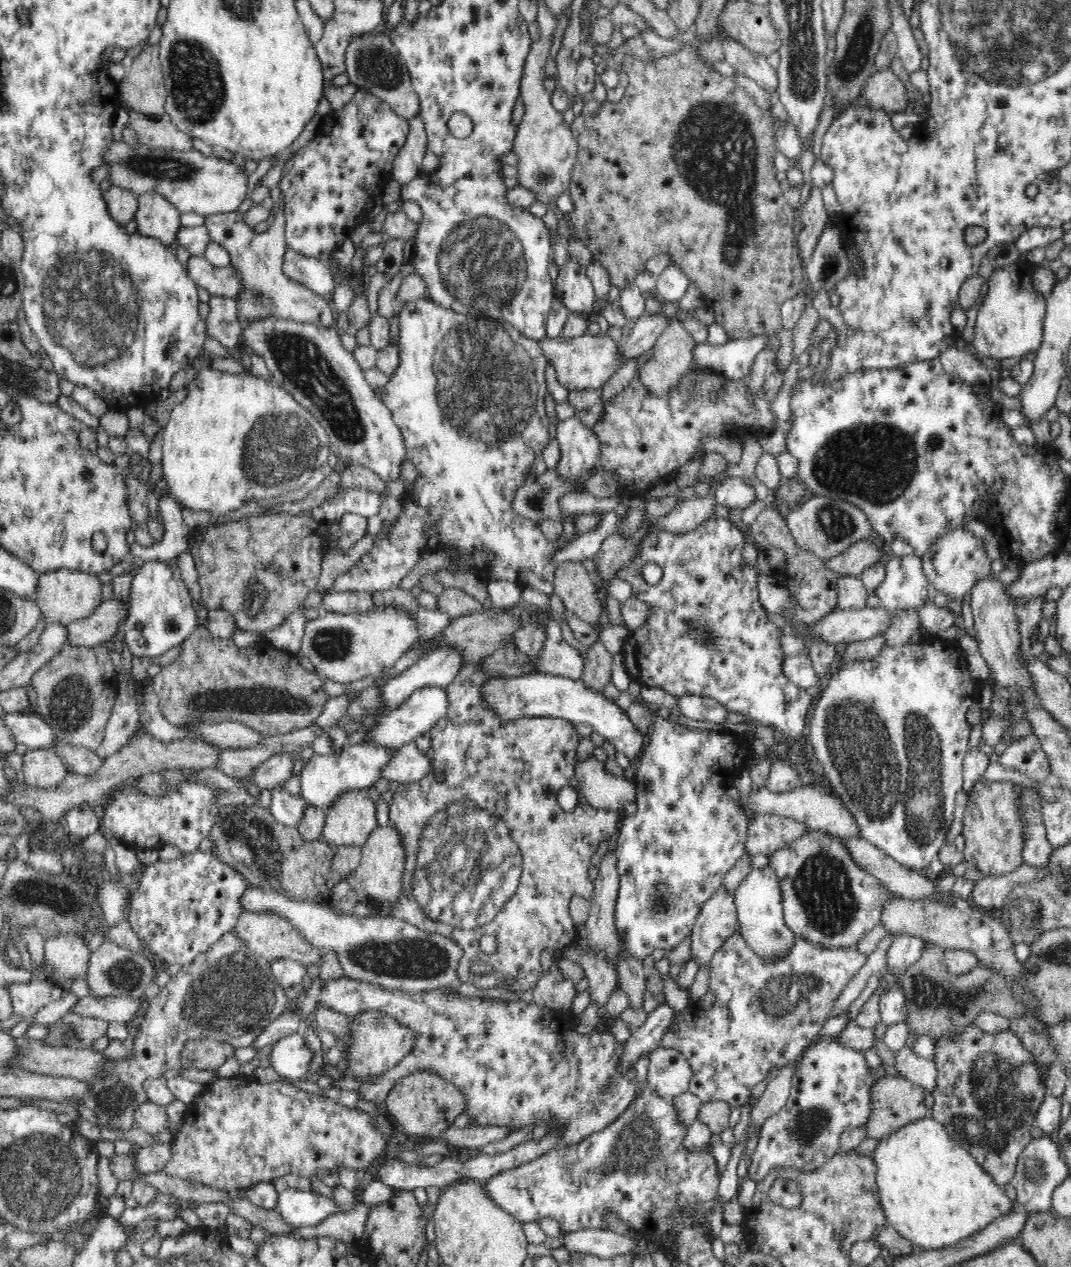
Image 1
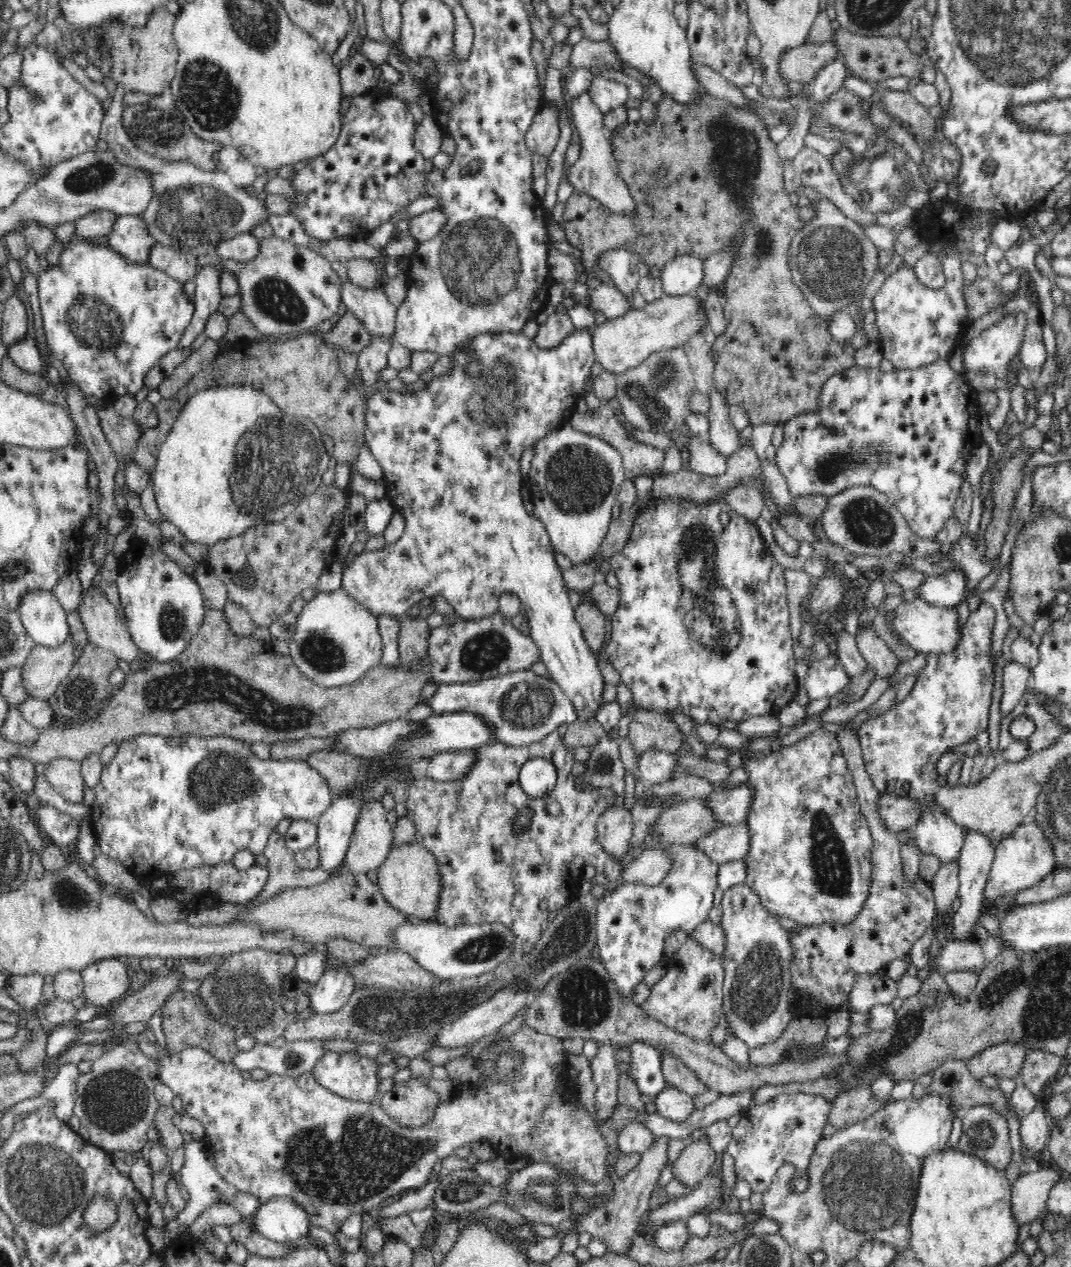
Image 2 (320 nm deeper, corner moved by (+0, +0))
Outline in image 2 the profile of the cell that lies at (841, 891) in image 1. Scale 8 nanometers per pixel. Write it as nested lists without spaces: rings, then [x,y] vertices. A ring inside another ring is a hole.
[[[816,730],[790,746],[774,746],[768,754],[749,753],[743,768],[748,772],[745,782],[754,789],[752,808],[747,816],[750,838],[748,852],[743,858],[747,868],[745,883],[759,895],[766,910],[795,920],[804,928],[851,924],[863,909],[871,888],[874,842],[858,803],[852,773],[845,768],[837,736],[826,730]]]

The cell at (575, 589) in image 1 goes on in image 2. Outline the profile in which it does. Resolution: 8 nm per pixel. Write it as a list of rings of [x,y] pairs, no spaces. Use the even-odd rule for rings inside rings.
[[[584,595],[579,607],[575,609],[575,617],[581,626],[585,641],[594,654],[601,652],[605,646],[604,633],[606,632],[605,615],[592,604],[592,600]]]

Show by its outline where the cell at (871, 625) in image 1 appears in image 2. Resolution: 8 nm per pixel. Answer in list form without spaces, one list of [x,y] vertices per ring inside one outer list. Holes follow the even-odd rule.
[[[920,597],[912,601],[903,602],[893,612],[889,627],[891,632],[917,653],[944,654],[944,651],[952,651],[953,646],[960,638],[960,622],[958,621],[957,605],[953,607],[939,607],[926,603]]]

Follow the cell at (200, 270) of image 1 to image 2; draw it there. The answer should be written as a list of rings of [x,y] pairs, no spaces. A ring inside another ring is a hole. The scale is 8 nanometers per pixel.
[[[156,244],[151,250],[148,263],[163,270],[168,276],[184,282],[197,275],[199,266],[196,257],[192,252]]]

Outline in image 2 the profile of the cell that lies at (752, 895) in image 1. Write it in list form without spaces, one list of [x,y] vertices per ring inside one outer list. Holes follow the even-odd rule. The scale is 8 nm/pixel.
[[[745,882],[731,886],[724,891],[721,900],[723,910],[720,925],[726,935],[726,950],[718,954],[723,958],[723,1010],[730,1021],[736,1038],[744,1041],[749,1048],[758,1048],[764,1044],[776,1042],[782,1032],[786,1030],[788,1022],[794,1015],[789,1003],[789,989],[791,988],[791,940],[782,925],[776,921],[771,911],[766,910],[759,895]]]

